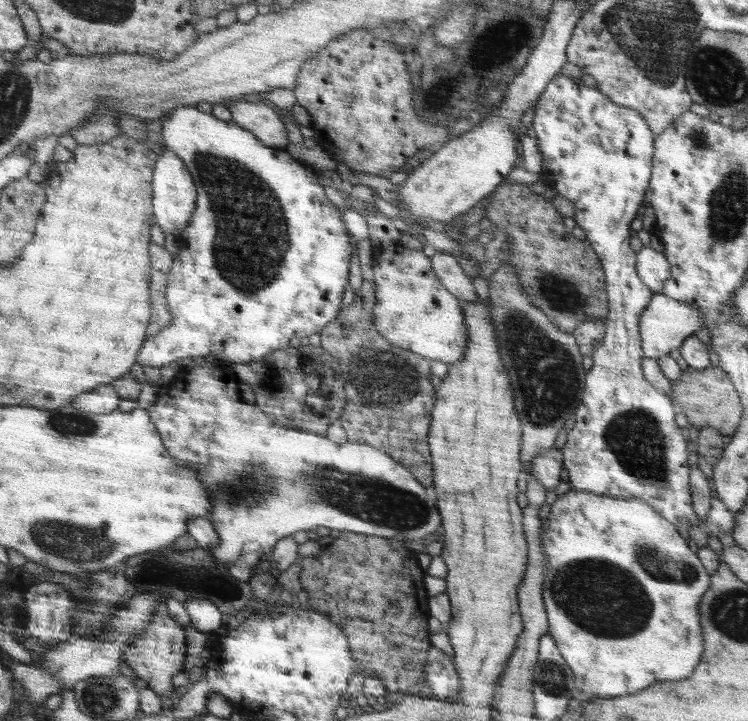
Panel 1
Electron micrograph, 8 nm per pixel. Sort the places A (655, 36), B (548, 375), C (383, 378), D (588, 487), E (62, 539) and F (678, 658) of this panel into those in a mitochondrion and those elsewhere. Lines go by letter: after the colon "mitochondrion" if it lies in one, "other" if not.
A: mitochondrion
B: mitochondrion
C: mitochondrion
D: other
E: mitochondrion
F: other

